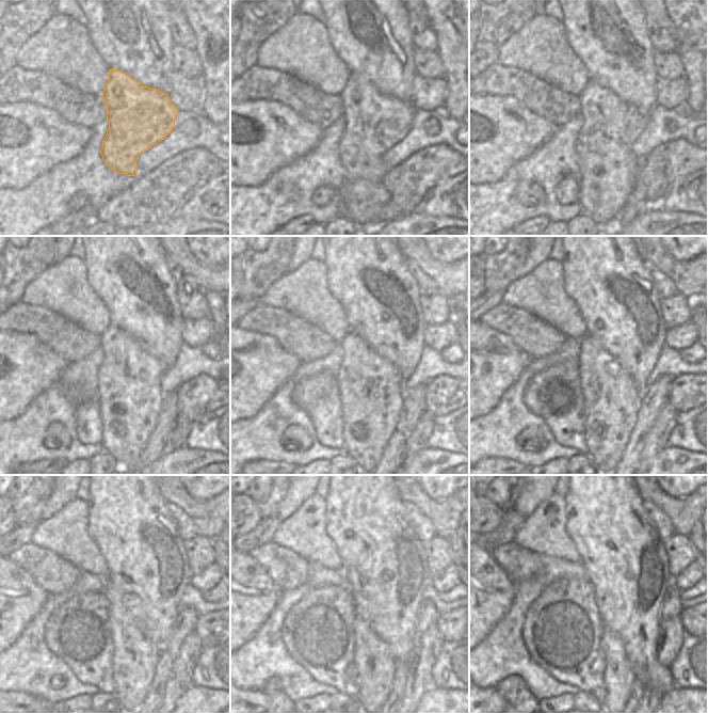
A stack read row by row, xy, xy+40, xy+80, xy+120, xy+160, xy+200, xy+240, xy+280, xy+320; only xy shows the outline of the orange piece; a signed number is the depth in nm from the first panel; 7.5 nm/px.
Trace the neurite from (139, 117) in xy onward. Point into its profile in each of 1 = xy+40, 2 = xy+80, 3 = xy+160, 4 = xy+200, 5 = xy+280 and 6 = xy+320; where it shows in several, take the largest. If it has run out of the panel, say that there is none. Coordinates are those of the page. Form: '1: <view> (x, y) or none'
1: xy+40 (374, 122)
2: xy+80 (608, 168)
3: xy+160 (371, 389)
4: xy+200 (611, 399)
5: xy+280 (374, 666)
6: xy+320 (618, 678)

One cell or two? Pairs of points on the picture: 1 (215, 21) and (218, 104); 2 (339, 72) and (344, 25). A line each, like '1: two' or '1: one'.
1: one
2: two

